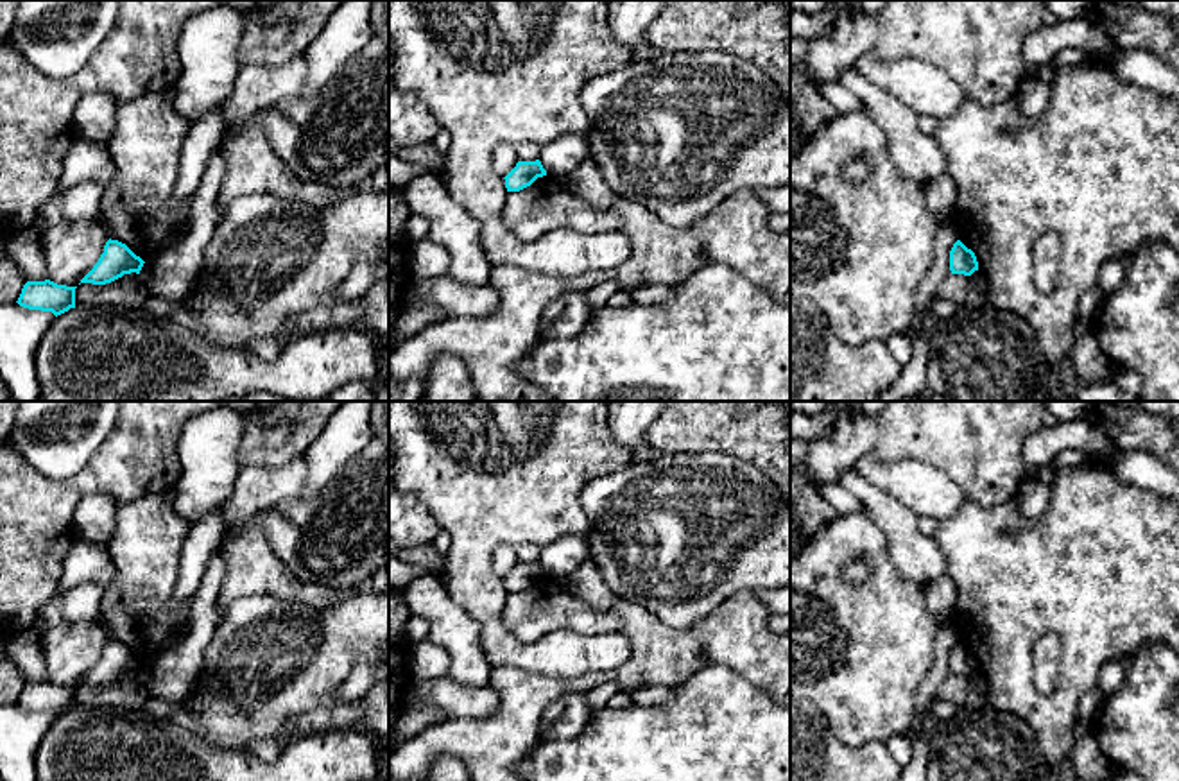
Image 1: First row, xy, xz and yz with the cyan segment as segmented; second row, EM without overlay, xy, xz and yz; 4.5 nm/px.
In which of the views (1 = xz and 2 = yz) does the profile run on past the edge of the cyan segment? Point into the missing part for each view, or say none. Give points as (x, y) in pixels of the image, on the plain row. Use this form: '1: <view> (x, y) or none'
1: none
2: none

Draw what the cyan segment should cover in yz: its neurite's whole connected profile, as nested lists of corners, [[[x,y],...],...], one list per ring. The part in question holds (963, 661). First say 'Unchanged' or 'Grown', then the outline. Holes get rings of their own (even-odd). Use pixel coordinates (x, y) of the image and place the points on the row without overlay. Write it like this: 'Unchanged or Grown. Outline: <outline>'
Unchanged. Outline: [[[957,641],[950,652],[950,672],[951,675],[971,677],[978,672],[977,657],[960,641]]]

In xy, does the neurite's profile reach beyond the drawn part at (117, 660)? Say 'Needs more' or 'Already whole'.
Already whole

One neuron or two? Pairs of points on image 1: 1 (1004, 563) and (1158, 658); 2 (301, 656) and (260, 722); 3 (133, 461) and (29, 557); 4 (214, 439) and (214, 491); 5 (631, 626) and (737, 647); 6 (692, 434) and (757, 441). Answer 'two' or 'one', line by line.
1: two
2: one
3: one
4: one
5: one
6: one

